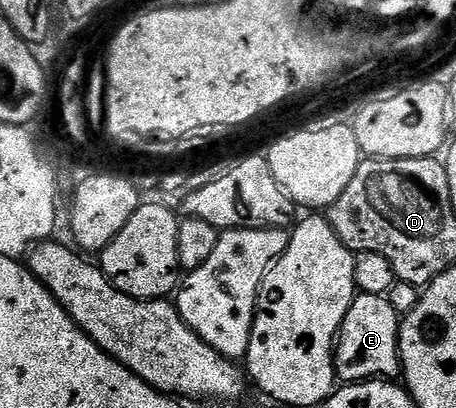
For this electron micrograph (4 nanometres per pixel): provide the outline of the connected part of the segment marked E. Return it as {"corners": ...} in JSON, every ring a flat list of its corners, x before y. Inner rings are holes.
{"corners":[[357,294,336,337,336,378,341,384,365,383,368,379,396,381,401,378,401,318,402,315,395,311,385,296]]}

